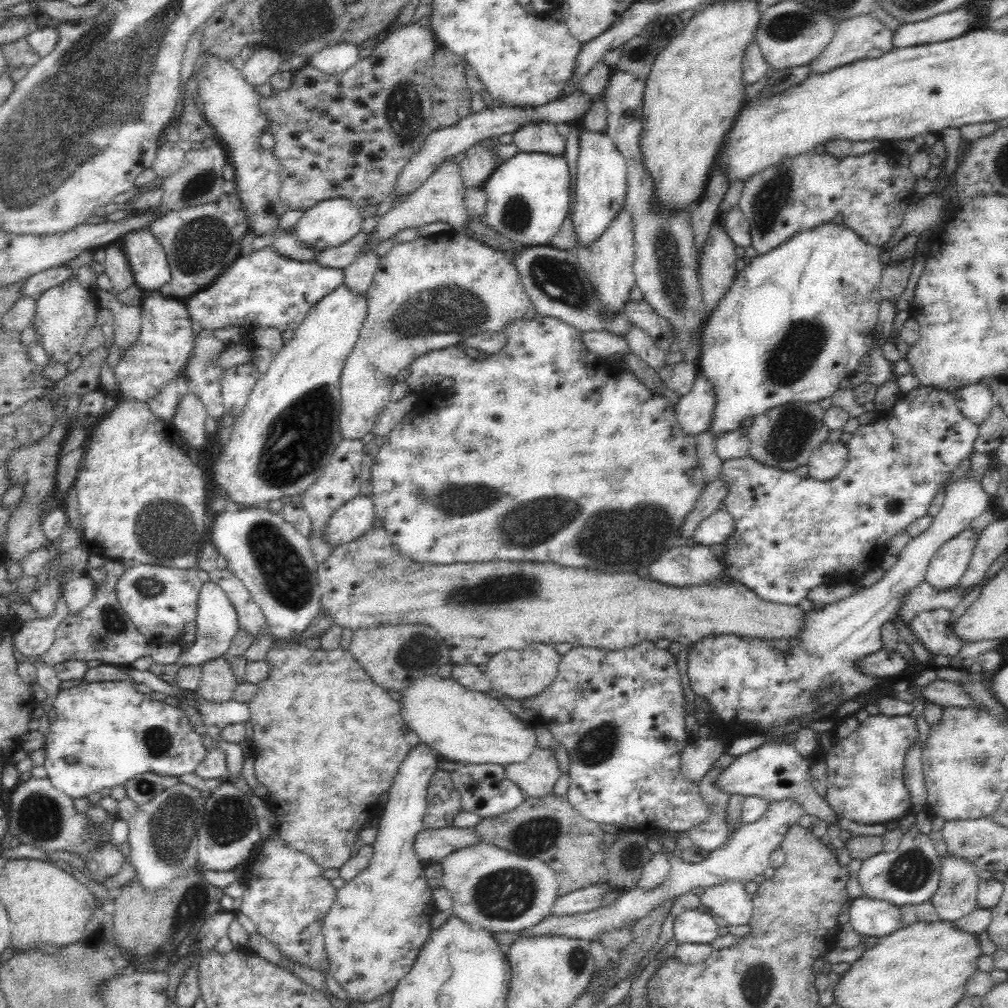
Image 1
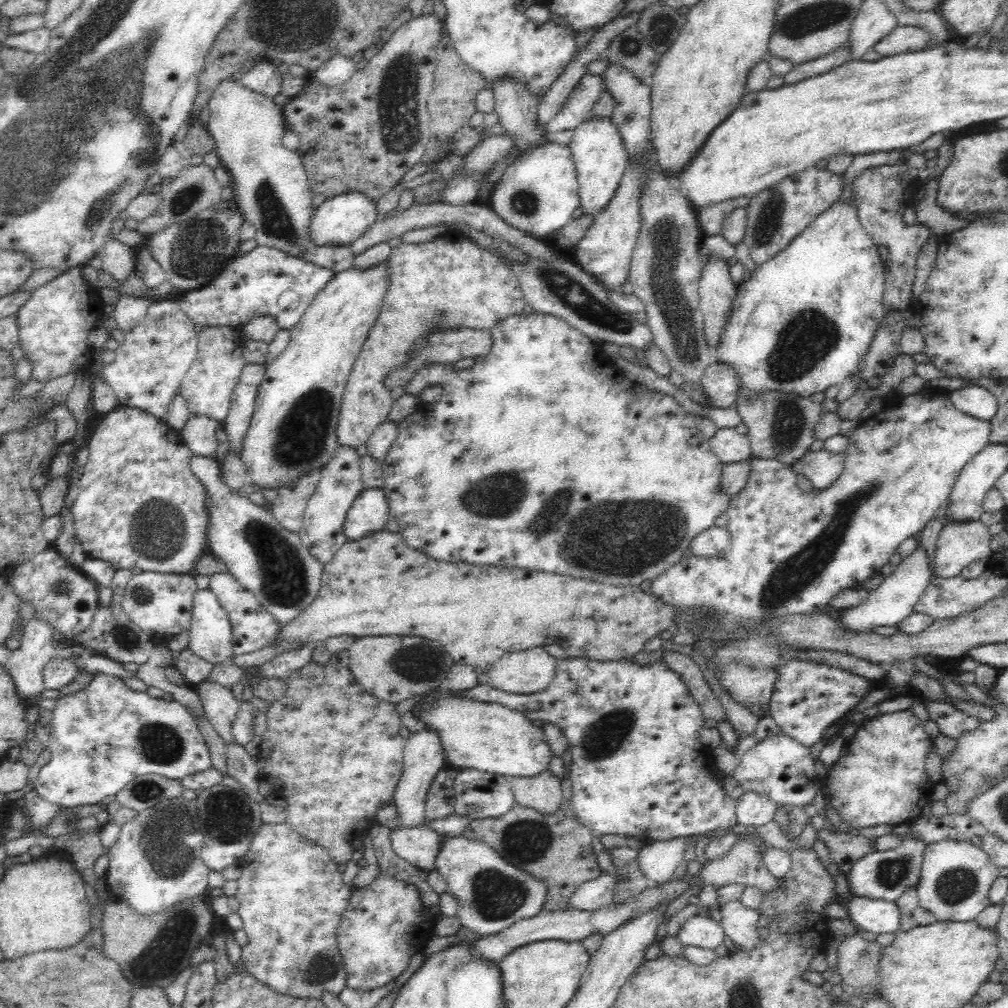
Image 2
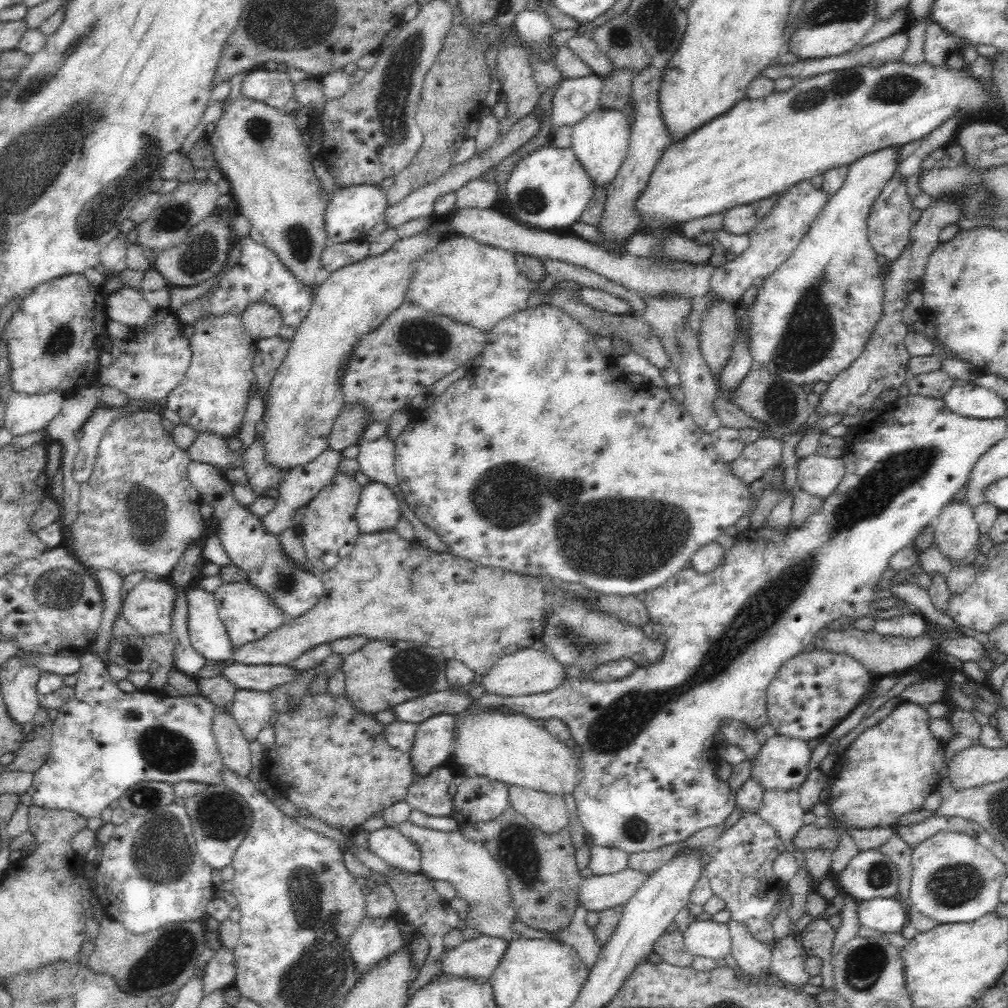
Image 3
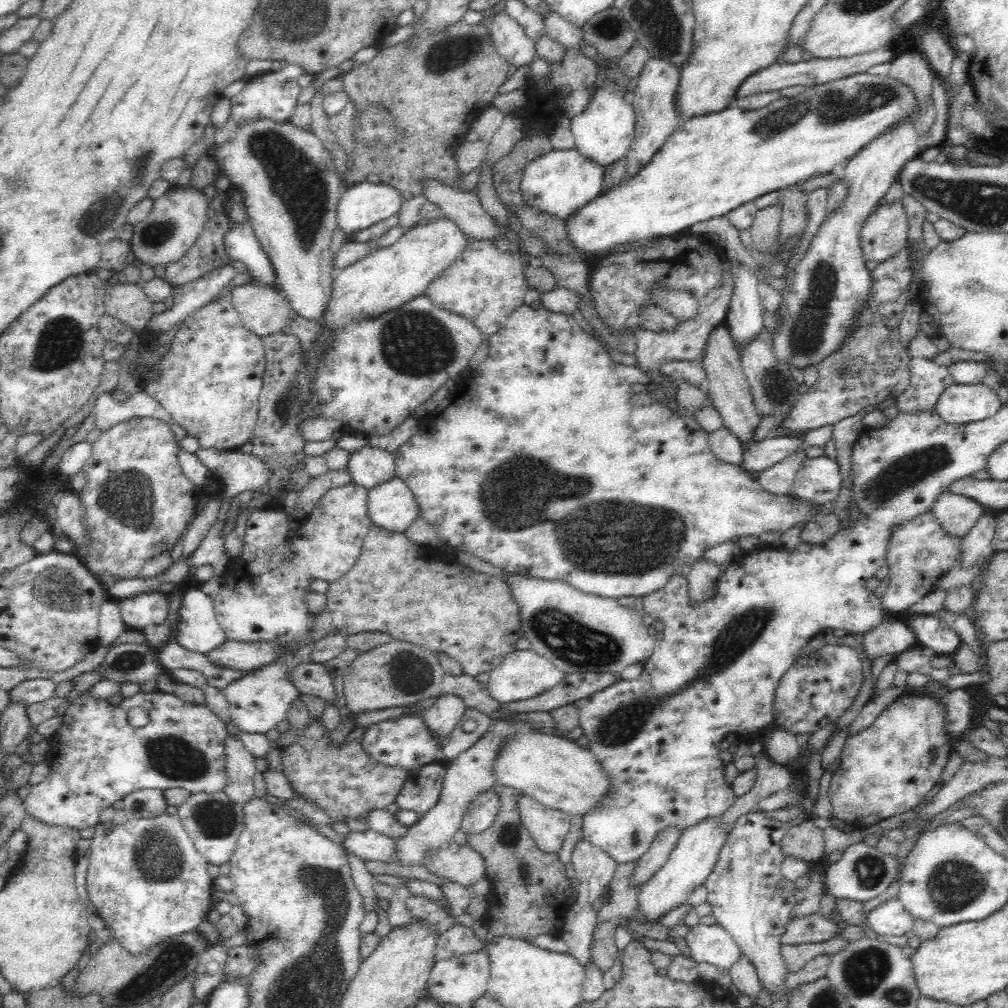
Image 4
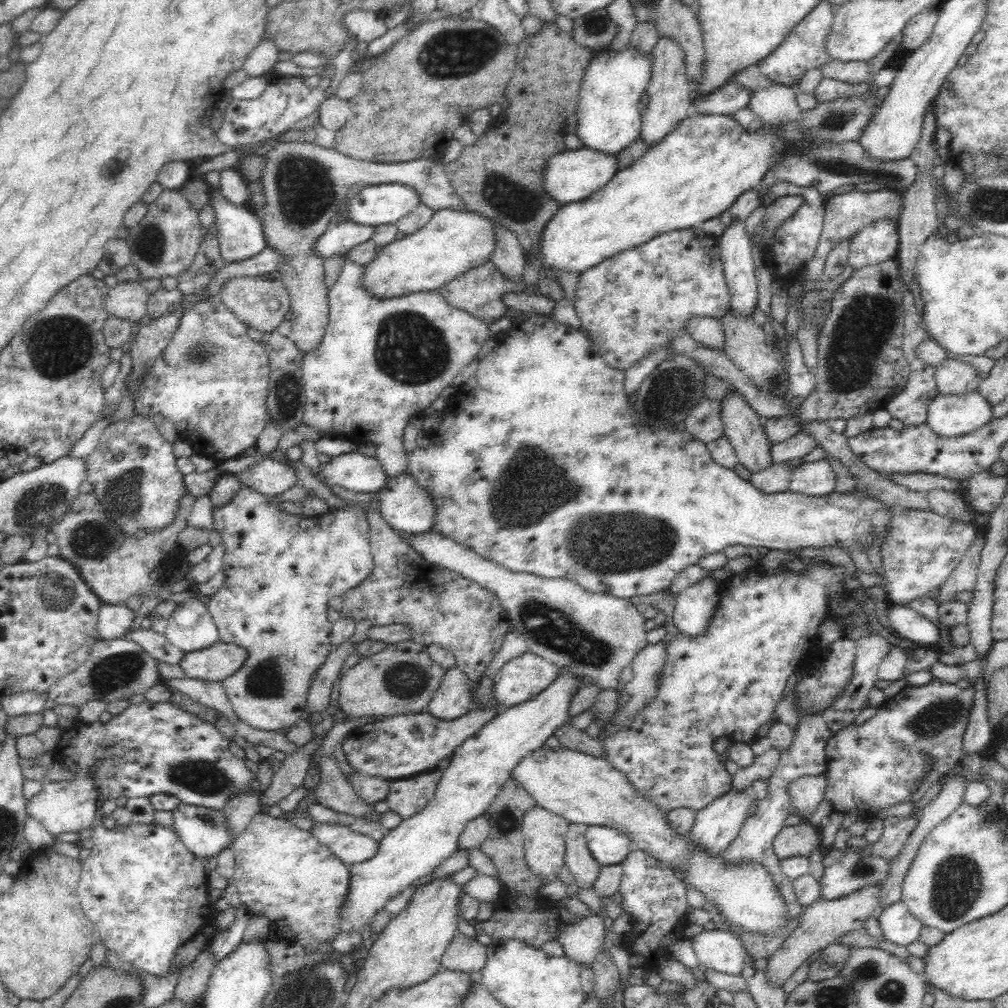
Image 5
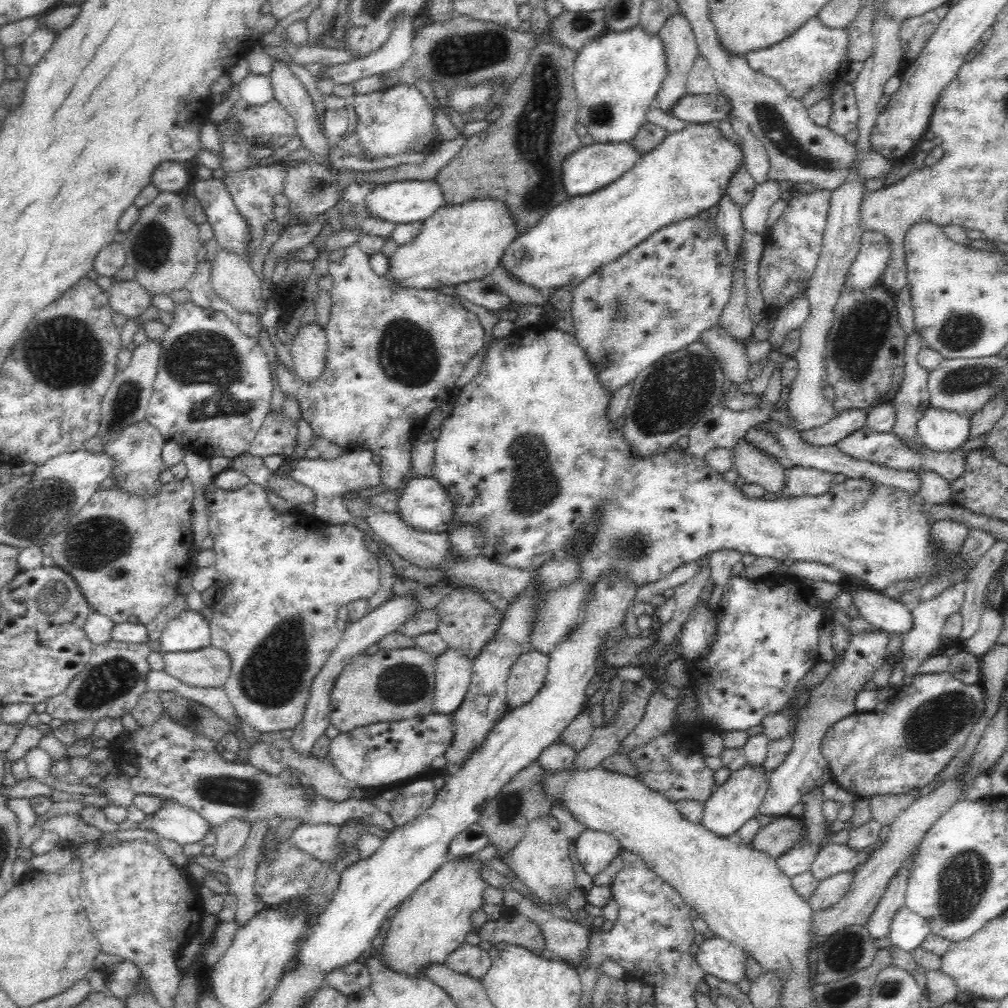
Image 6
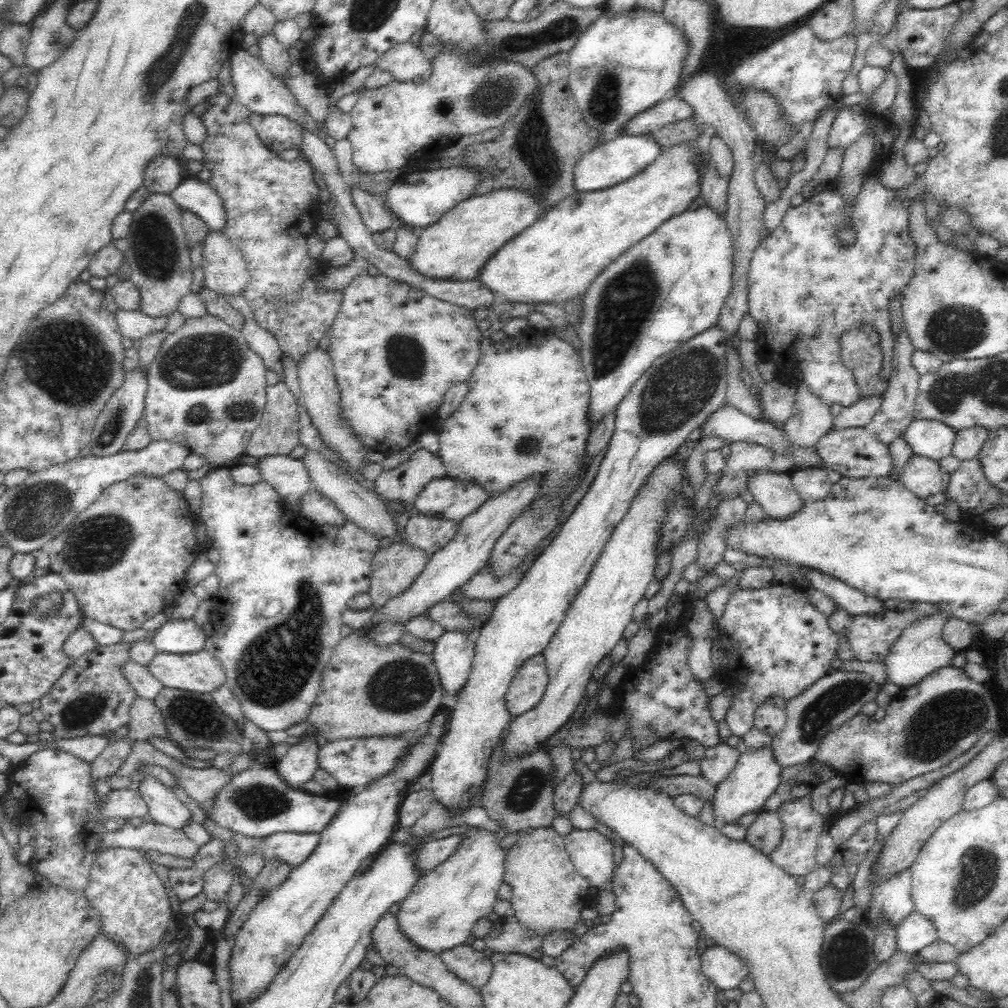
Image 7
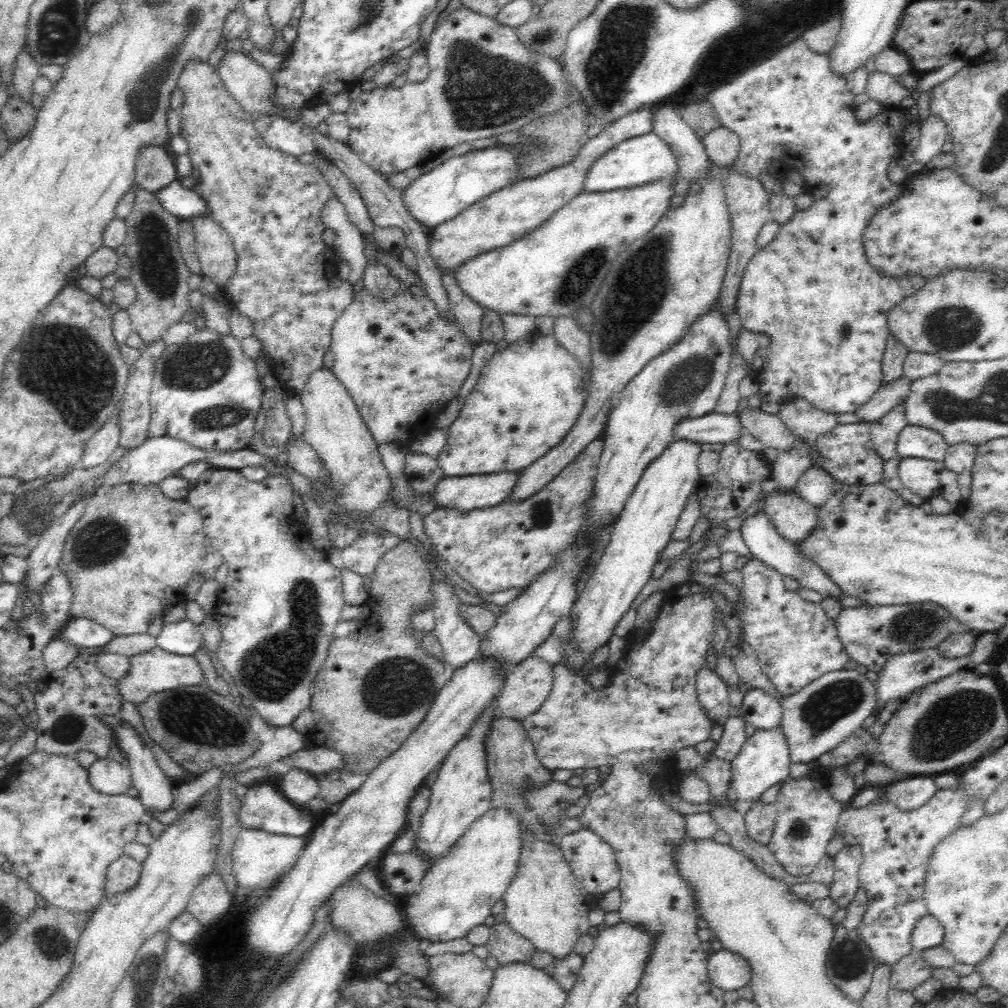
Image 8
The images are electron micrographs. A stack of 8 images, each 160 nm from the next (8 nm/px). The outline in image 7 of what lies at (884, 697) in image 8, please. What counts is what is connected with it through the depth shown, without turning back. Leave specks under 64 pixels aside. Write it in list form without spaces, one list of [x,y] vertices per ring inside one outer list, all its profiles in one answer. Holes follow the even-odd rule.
[[[938,611],[908,626],[885,656],[883,661],[887,674],[885,682],[896,684],[903,689],[920,682],[927,674],[950,665],[952,658],[958,653],[942,638],[942,626],[950,617],[948,613]]]

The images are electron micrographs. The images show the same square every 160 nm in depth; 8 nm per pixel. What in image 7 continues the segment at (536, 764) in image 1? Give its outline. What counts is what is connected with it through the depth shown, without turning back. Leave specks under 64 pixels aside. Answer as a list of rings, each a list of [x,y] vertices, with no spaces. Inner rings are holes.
[[[552,826],[540,827],[522,835],[507,850],[503,882],[512,890],[509,901],[513,918],[542,938],[554,931],[574,933],[576,923],[583,921],[582,908],[592,889],[571,864],[562,838]]]

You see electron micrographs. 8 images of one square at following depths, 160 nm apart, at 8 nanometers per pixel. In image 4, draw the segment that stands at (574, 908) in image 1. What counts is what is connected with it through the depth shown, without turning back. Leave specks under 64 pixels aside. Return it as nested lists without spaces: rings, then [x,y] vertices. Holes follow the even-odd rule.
[[[668,826],[656,834],[650,848],[637,861],[633,876],[629,878],[630,889],[640,882],[646,882],[668,861],[683,830],[677,826]]]

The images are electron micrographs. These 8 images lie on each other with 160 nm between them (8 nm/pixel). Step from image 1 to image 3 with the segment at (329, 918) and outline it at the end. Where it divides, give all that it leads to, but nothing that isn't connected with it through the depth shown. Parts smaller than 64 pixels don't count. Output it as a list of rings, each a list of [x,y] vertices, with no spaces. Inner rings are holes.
[[[440,712],[417,725],[414,748],[409,756],[416,775],[430,775],[456,752],[456,714]],[[364,917],[362,924],[352,933],[349,949],[355,962],[357,975],[360,977],[370,966],[394,954],[400,946],[407,946],[400,927],[398,917],[384,919]]]

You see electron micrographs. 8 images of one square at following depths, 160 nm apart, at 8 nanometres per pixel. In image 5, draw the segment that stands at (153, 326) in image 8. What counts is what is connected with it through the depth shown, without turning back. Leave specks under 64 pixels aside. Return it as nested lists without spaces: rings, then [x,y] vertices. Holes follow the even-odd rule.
[[[164,189],[162,194],[154,202],[148,204],[148,210],[144,218],[128,229],[125,241],[130,247],[131,264],[137,267],[142,280],[158,280],[164,278],[176,278],[192,266],[196,254],[202,244],[202,225],[198,219],[198,211],[190,206],[187,198],[180,190]]]

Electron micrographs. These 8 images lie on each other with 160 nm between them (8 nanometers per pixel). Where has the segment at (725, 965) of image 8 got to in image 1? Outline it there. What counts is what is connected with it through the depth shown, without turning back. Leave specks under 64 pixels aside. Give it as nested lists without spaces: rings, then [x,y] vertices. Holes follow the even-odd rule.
[[[682,910],[673,923],[673,936],[682,944],[708,944],[718,938],[718,924],[710,912]]]

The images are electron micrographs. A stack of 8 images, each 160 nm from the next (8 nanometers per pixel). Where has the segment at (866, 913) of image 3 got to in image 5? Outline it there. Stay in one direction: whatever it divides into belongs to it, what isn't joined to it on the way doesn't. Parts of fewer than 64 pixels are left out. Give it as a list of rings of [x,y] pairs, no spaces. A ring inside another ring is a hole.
[[[900,900],[877,913],[878,928],[893,949],[904,951],[907,944],[918,940],[923,924],[912,915]]]

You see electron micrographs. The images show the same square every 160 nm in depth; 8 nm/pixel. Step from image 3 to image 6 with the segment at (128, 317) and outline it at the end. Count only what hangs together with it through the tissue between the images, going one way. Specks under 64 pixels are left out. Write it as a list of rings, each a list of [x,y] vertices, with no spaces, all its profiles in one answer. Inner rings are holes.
[[[135,279],[127,282],[114,281],[108,292],[112,311],[126,318],[139,317],[151,307],[150,295]]]

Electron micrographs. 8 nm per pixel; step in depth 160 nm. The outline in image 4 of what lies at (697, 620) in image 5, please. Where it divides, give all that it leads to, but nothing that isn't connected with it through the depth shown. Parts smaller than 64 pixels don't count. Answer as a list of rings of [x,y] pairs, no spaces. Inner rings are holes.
[[[703,559],[691,564],[691,571],[686,576],[688,603],[699,605],[713,597],[722,572],[720,565]]]

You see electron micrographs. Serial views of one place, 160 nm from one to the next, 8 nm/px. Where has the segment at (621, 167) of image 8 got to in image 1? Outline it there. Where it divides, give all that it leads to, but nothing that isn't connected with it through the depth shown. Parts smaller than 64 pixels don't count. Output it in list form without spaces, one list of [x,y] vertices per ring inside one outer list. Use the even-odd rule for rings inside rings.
[[[518,151],[511,158],[502,161],[483,184],[486,193],[486,210],[483,220],[496,232],[522,246],[547,245],[568,216],[573,182],[572,172],[564,154]]]

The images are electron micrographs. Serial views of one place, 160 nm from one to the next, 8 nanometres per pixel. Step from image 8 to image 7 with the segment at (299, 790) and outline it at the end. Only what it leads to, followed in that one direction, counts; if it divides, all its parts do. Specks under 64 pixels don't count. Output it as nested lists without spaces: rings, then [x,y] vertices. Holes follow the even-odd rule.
[[[310,726],[304,740],[290,748],[290,752],[275,764],[275,768],[286,784],[295,790],[304,790],[308,781],[312,781],[318,770],[318,744],[314,739],[316,727]]]

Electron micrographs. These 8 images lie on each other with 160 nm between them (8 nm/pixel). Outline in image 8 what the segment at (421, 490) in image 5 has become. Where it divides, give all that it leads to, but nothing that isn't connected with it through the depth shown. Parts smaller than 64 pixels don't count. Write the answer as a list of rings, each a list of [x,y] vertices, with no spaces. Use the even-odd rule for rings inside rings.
[[[521,470],[492,474],[442,477],[435,486],[433,501],[439,507],[468,511],[496,506],[507,500],[519,481]]]

